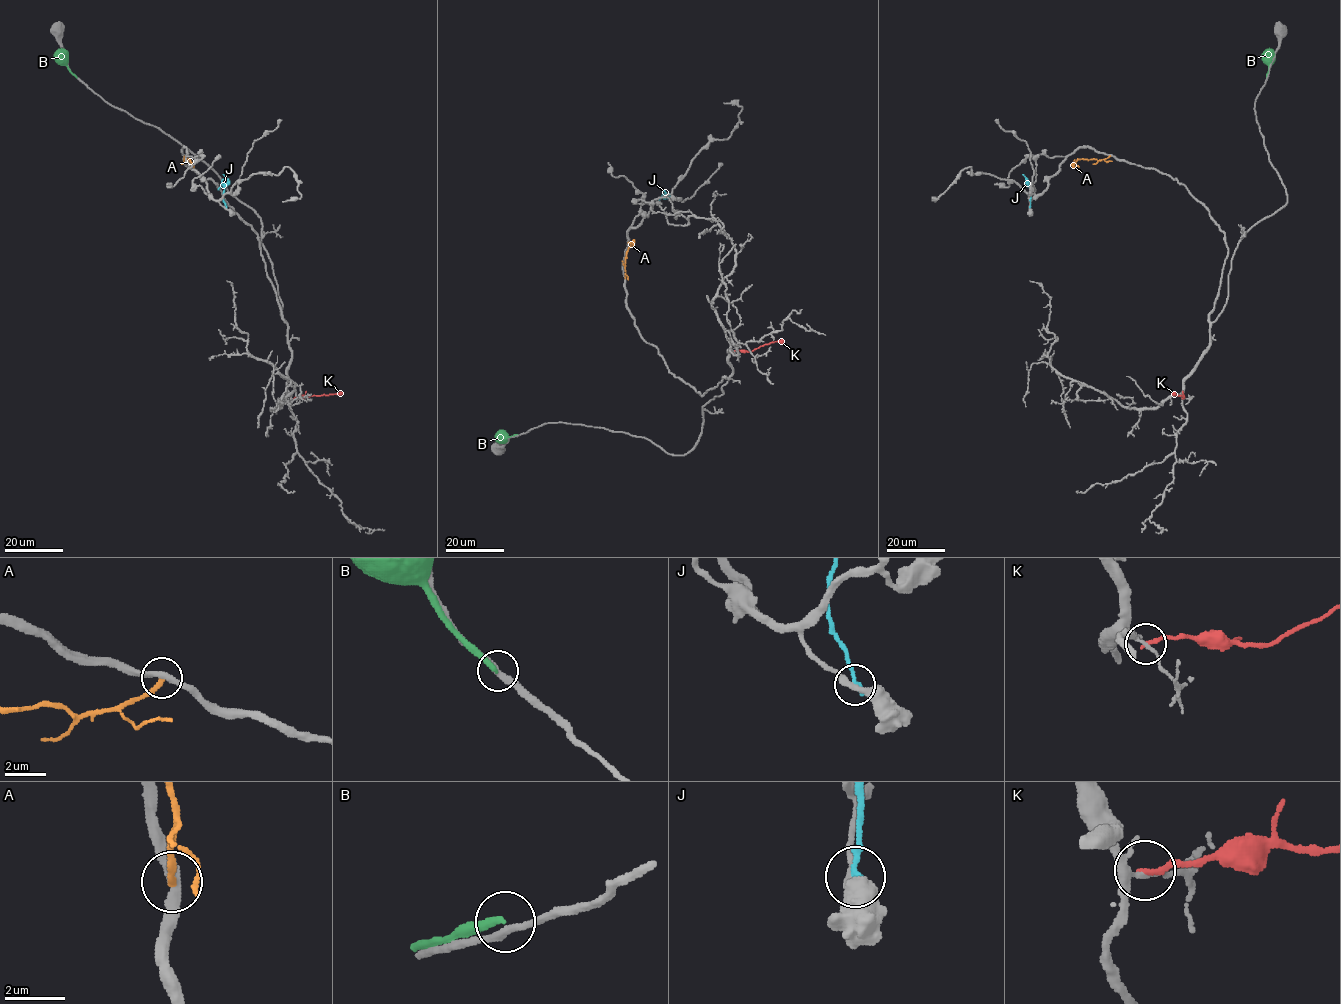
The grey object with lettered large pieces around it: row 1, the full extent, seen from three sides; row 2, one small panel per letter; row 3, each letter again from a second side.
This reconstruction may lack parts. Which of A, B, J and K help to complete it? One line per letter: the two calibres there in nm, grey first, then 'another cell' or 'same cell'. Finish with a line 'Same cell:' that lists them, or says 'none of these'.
A: 340 nm thick on the grey side, 240 nm on the other; another cell
B: 280 nm thick on the grey side, 260 nm on the other; another cell
J: 240 nm thick on the grey side, 240 nm on the other; another cell
K: 160 nm thick on the grey side, 190 nm on the other; another cell
Same cell: none of these

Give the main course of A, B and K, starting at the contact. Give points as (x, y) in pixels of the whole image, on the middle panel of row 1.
A: (625, 278), (625, 253), (633, 242), (635, 246)
B: (518, 434), (498, 435)
K: (733, 351), (753, 351), (783, 340)

